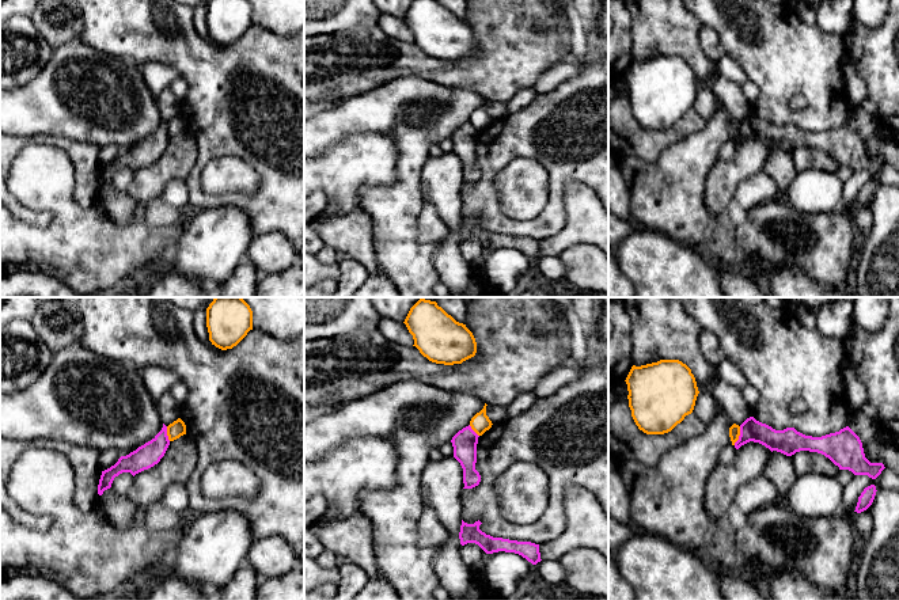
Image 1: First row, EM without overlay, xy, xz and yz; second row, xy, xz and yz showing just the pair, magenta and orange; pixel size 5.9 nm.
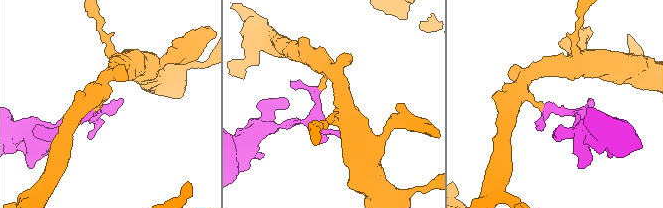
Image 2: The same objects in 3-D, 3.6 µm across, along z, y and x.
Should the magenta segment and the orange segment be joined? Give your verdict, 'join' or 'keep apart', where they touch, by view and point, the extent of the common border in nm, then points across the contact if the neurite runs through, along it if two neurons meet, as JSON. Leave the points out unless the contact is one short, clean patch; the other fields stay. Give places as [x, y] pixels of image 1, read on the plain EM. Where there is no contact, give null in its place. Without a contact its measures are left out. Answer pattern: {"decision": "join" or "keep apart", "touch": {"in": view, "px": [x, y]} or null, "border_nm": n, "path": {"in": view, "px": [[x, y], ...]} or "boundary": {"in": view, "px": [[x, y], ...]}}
{"decision": "keep apart", "touch": {"in": "yz", "px": [739, 132]}, "border_nm": 120, "boundary": {"in": "yz", "px": [[740, 122], [740, 130], [734, 140]]}}

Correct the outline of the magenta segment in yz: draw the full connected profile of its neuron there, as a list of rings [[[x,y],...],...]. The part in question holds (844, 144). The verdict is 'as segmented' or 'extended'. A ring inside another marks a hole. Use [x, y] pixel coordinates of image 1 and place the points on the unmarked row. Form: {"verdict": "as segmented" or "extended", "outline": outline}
{"verdict": "as segmented", "outline": [[[750,113],[740,121],[740,132],[735,144],[739,145],[750,137],[786,152],[800,147],[818,148],[828,153],[839,166],[849,166],[854,171],[868,171],[872,175],[876,175],[885,164],[883,159],[870,159],[865,153],[860,133],[849,122],[822,133],[812,133],[794,124],[775,126]]]}

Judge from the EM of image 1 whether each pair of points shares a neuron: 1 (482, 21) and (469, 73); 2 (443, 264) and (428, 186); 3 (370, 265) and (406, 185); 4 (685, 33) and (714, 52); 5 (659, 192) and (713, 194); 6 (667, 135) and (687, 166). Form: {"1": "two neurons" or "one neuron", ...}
{"1": "one neuron", "2": "one neuron", "3": "two neurons", "4": "two neurons", "5": "two neurons", "6": "two neurons"}

